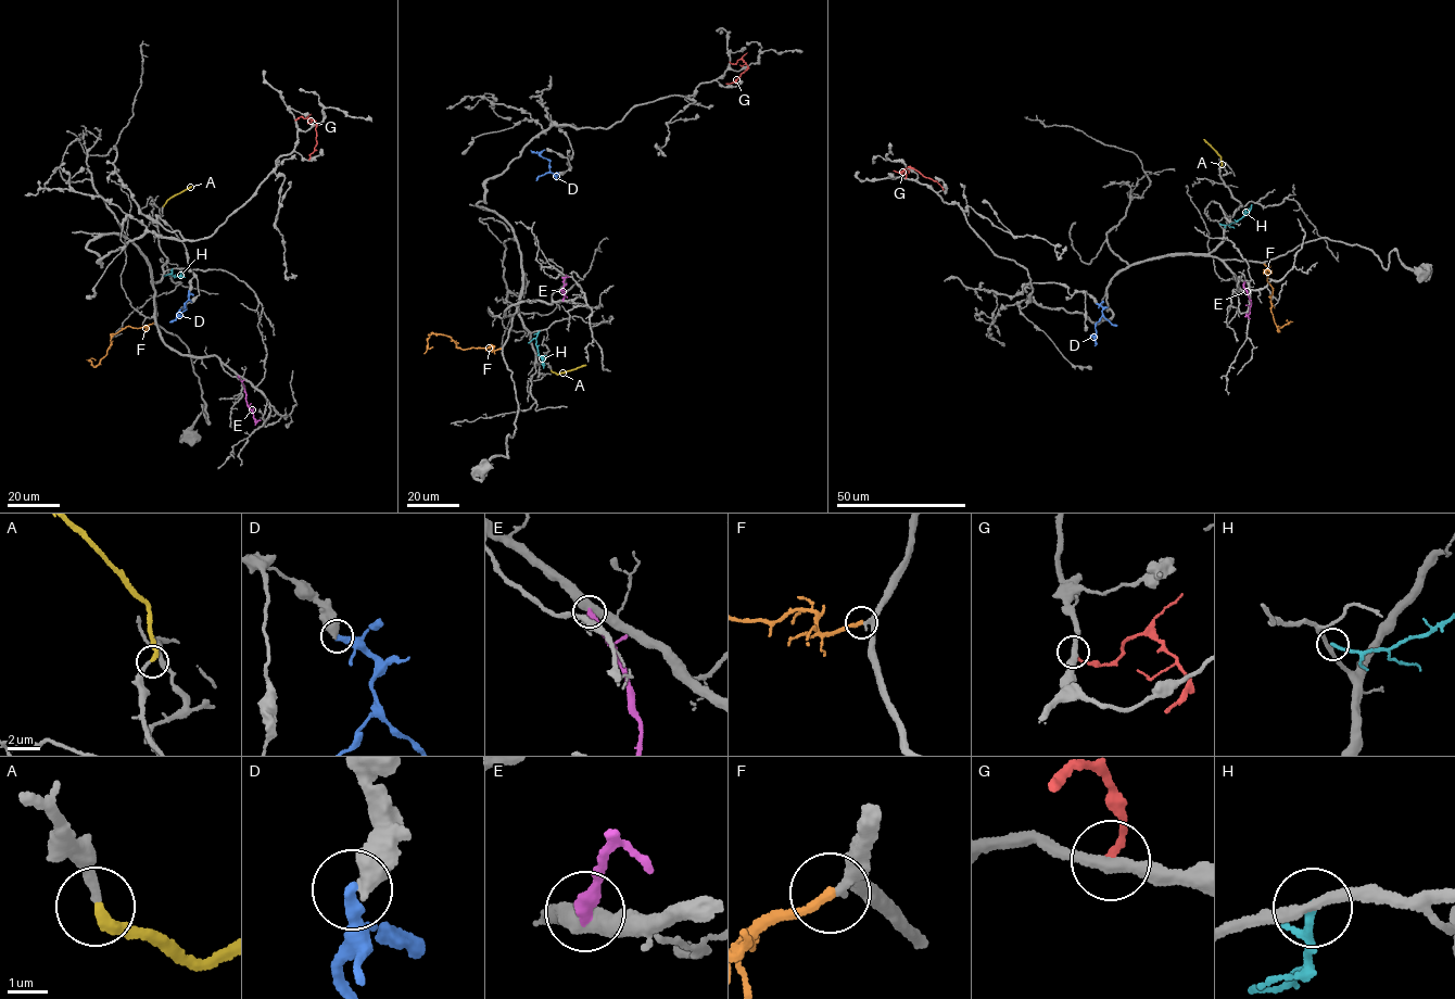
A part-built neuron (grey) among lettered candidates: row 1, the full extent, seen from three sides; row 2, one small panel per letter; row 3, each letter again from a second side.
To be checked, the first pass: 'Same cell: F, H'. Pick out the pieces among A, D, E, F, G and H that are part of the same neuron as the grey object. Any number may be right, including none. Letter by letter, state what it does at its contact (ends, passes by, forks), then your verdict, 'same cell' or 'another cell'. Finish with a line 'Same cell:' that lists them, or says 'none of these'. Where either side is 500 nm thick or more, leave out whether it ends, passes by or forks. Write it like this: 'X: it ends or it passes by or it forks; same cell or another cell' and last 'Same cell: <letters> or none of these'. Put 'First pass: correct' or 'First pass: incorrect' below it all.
A: it ends; same cell
D: another cell
E: it ends; another cell
F: it ends; same cell
G: it ends; another cell
H: it passes by; another cell
Same cell: A, F
First pass: incorrect

